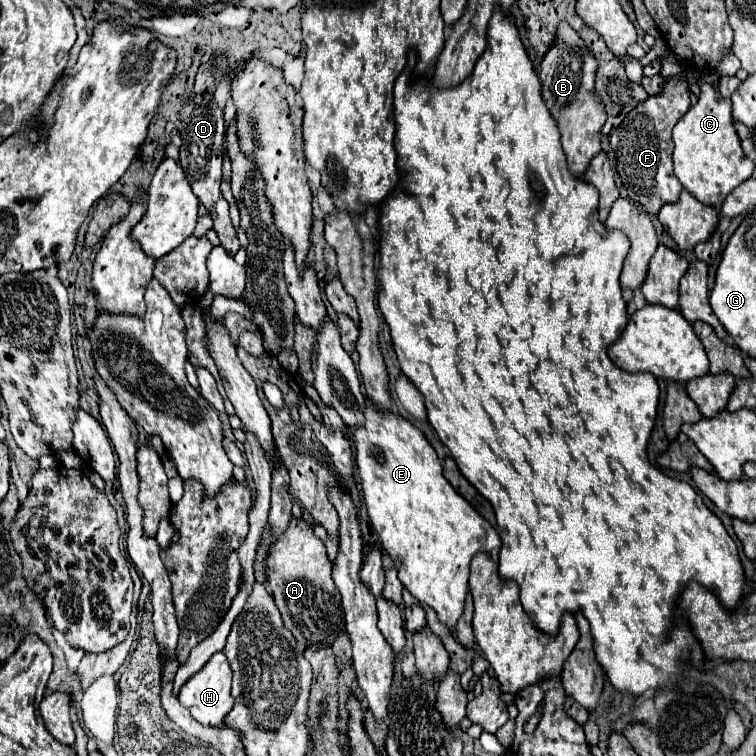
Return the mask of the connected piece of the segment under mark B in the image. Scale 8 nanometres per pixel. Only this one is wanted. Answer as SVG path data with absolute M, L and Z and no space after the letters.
M566 24L558 26L556 44L548 50L540 64L540 82L542 82L542 98L558 122L558 130L562 136L562 148L568 160L568 170L582 178L588 170L592 156L600 152L600 128L606 122L604 106L594 90L594 74L596 74L596 60L586 48L584 40Z

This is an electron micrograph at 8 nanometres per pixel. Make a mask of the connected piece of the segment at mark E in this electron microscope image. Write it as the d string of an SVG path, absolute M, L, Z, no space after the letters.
M366 402L366 422L352 432L352 442L356 448L356 470L368 516L384 550L396 562L400 582L412 592L414 598L436 610L438 620L446 624L448 630L454 630L464 612L470 562L478 552L486 552L496 560L496 552L492 550L502 548L498 532L450 486L450 482L442 476L442 464L436 456L436 450L430 446L424 434L402 416L390 412L380 414L376 408L372 408L372 402Z

